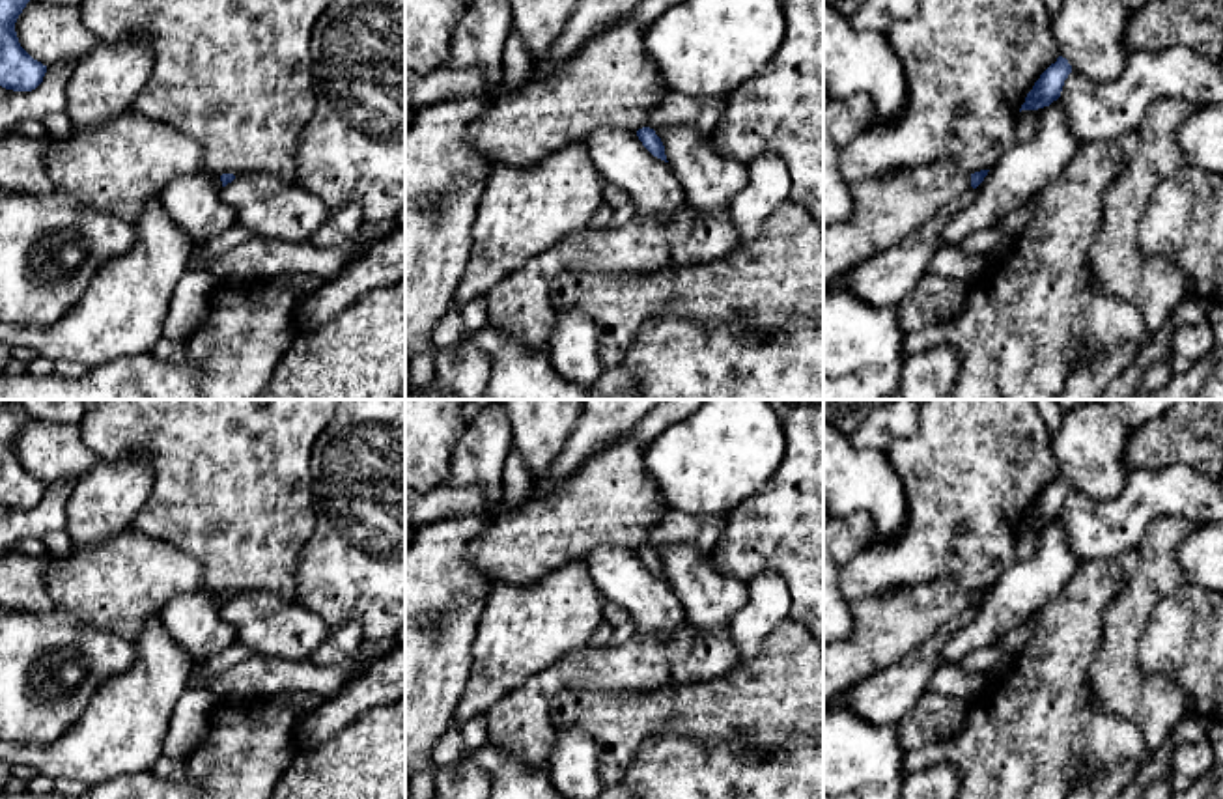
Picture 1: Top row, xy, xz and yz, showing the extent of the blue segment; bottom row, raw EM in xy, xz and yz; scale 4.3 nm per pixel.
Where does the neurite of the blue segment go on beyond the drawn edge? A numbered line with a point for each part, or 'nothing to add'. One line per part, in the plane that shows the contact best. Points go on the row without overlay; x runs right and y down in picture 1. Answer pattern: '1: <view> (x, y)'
nothing to add

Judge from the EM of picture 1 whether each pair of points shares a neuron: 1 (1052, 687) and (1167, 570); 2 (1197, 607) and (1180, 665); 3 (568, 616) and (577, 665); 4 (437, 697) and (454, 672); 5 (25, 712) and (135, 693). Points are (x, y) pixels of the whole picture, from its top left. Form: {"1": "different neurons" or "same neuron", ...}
{"1": "different neurons", "2": "same neuron", "3": "different neurons", "4": "same neuron", "5": "different neurons"}

